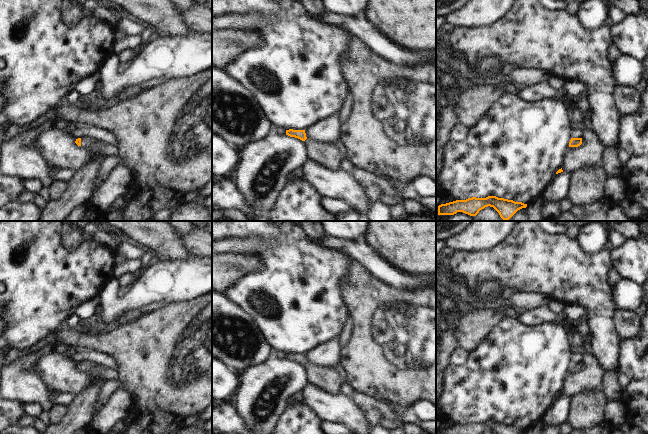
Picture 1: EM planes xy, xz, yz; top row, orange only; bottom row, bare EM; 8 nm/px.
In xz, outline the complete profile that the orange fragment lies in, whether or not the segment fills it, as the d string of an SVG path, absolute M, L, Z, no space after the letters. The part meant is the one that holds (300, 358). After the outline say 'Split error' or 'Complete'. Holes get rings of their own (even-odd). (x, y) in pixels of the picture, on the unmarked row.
M289 353L289 354L286 354L286 359L288 359L290 361L298 362L298 363L300 363L302 365L305 365L307 363L305 354Z. Complete.

